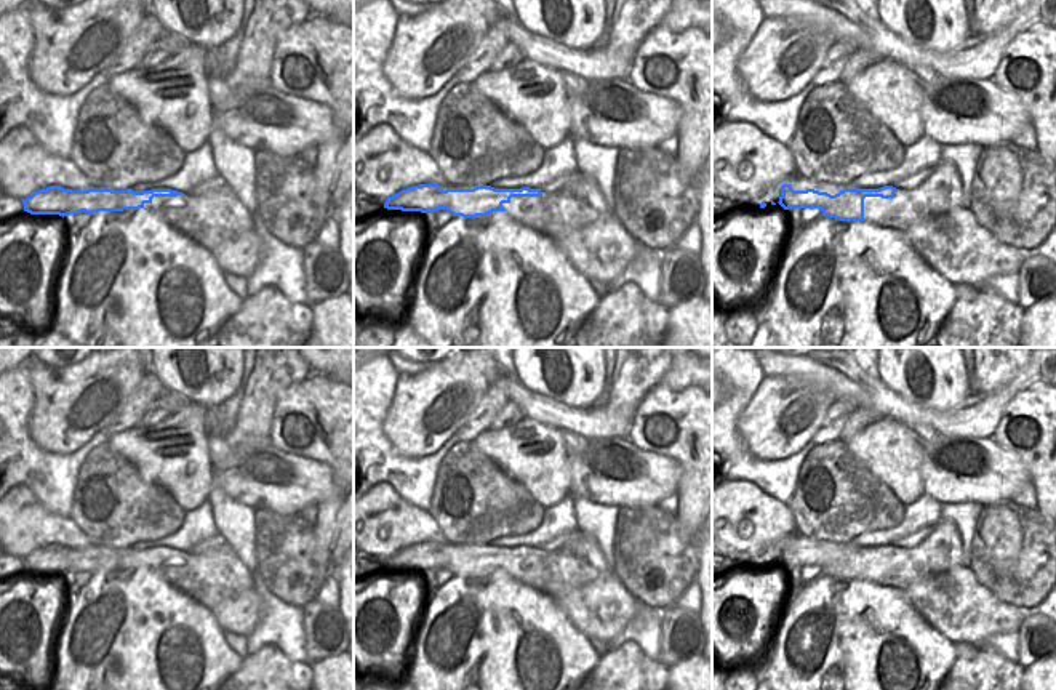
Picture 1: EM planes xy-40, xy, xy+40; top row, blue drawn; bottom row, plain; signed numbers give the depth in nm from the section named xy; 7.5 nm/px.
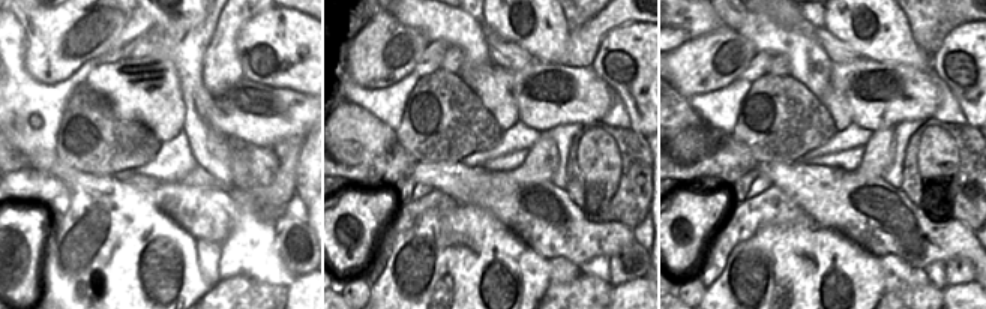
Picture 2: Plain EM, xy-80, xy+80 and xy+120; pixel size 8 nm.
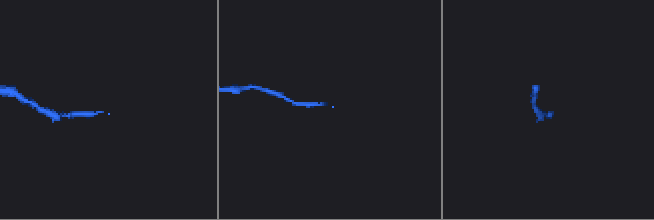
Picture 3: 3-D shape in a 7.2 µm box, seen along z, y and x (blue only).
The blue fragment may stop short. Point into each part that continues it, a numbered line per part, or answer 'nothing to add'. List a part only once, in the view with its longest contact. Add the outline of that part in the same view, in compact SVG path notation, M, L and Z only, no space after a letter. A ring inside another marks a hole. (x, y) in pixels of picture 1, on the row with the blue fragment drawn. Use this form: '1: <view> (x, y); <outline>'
1: xy+40 (797, 183); M798 175L784 178L784 179L781 179L781 183L790 184L794 191L814 189L814 191L819 191L819 192L827 192L830 195L835 195L843 189L856 189L856 186L851 186L851 184L814 183L814 181L805 179Z

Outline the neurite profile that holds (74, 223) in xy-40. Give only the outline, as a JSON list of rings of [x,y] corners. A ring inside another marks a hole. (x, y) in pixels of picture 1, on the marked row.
[[[82,211],[78,215],[69,215],[62,218],[64,226],[67,227],[69,235],[77,235],[88,223],[90,215]]]

